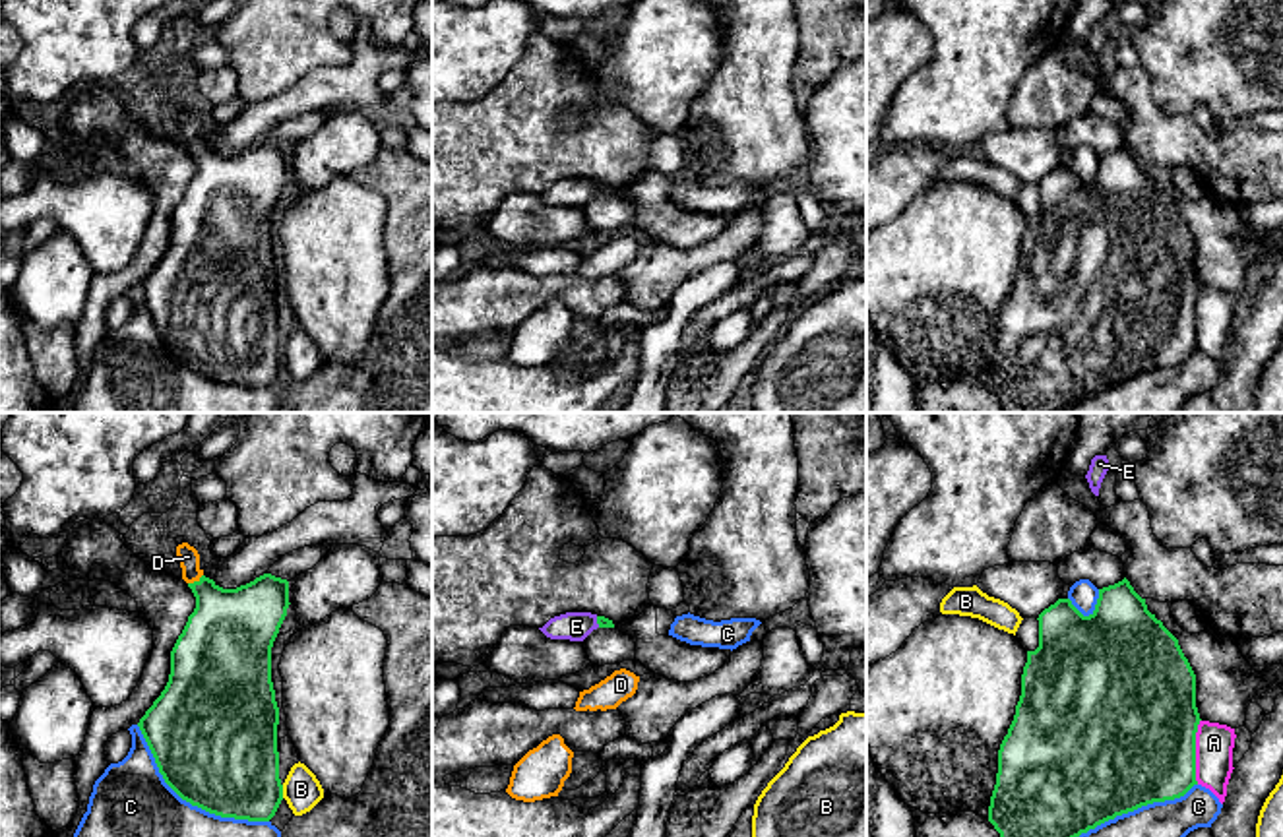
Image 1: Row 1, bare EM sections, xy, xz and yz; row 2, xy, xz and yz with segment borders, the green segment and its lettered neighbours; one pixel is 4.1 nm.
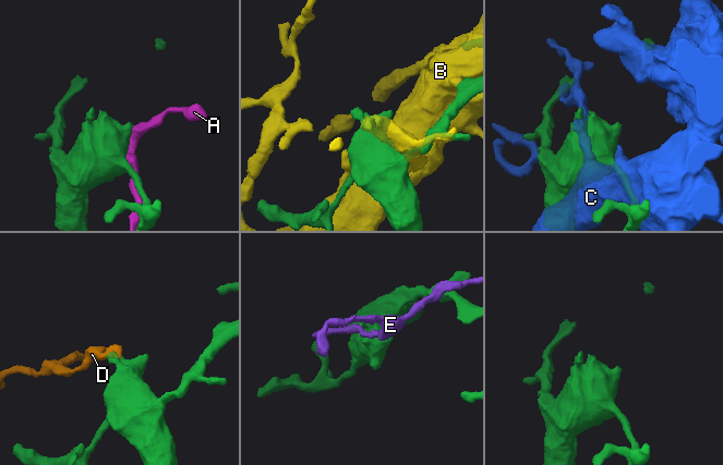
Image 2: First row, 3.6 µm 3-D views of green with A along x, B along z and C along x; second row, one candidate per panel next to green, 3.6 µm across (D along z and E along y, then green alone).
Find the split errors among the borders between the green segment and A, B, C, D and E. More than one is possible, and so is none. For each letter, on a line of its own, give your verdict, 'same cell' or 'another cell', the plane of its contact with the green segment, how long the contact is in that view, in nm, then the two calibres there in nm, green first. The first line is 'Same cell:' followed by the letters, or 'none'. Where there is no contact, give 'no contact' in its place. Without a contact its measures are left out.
Same cell: D
A: another cell; contact in yz; length 280 nm; calibres 500 and 160 nm
B: another cell; contact in xy; length 60 nm; calibres 420 and 160 nm
C: another cell; contact in xy; length 700 nm; calibres 500 and 320 nm
D: same cell; contact in xy; length 80 nm; calibres 340 and 90 nm
E: another cell; contact in xz; length 50 nm; calibres 50 and 120 nm

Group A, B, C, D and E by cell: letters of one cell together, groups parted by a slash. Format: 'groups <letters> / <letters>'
groups A / B / C / D / E

